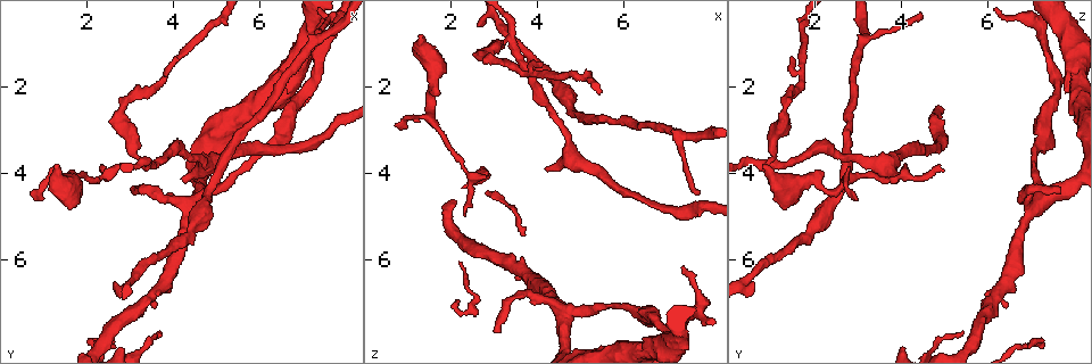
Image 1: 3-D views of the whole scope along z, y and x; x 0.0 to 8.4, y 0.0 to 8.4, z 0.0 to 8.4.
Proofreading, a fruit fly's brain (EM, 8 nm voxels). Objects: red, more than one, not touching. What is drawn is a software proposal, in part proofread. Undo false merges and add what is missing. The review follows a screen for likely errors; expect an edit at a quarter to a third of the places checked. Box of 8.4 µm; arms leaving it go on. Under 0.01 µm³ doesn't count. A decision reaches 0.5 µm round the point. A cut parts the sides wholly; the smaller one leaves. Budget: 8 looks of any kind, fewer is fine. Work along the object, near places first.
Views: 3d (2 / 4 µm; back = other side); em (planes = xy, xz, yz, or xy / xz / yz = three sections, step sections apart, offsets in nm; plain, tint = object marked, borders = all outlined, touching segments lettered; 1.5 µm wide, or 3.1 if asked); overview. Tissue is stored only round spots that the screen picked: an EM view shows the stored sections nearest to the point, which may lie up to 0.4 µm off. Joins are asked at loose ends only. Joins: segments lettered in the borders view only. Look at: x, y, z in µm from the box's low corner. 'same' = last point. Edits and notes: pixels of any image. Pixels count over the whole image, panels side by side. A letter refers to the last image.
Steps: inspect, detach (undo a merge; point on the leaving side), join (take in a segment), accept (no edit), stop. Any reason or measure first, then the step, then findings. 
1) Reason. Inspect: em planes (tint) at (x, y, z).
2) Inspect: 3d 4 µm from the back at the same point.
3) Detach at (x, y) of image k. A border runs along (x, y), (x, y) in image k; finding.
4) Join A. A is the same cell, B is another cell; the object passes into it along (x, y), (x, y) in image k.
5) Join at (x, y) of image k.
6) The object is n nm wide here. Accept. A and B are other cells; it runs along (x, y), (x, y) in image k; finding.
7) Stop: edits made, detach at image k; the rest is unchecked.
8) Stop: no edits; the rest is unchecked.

Sharp bend. Inspect: em planes (borders) at (3.45, 4.55, 6.85).

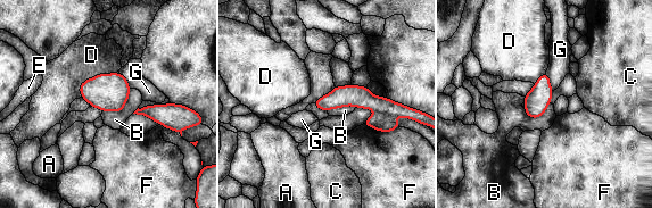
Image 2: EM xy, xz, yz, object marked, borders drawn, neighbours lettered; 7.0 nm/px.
The object is 110 nm wide here. Detach at (360, 97) of image 2. A, B, C, D, E, F and G are other cells; a border runs along (384, 111), (388, 115) in image 2; two neurons meet here.

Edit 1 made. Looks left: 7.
Long arm stops here. Inspect: 3d 4 µm at (2.30, 3.95, 4.95).

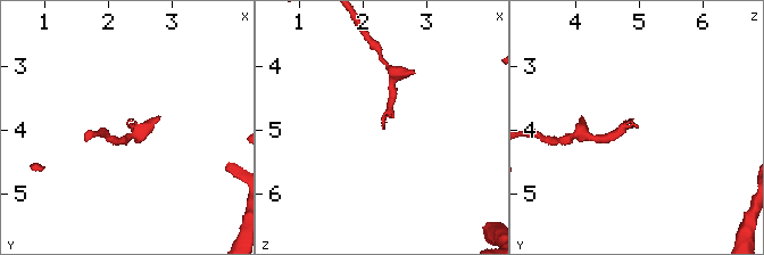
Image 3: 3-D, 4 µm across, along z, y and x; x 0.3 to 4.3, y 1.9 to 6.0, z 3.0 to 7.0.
Inspect: em planes (plain) at (2.30, 3.95, 4.95).

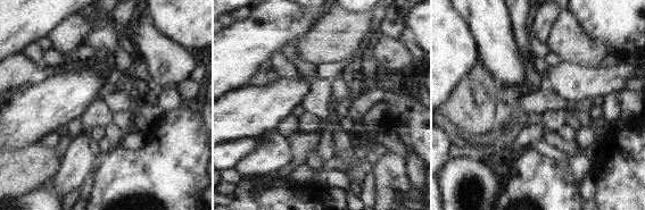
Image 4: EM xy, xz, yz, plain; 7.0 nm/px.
Inspect: em planes (borders) at the same point.

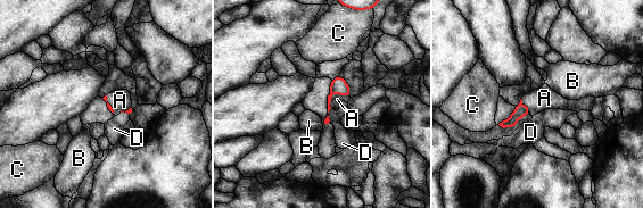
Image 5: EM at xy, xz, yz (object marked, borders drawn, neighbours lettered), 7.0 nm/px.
Join A. A is the same cell, B, C and D are other cells; the object passes into it along (338, 84), (335, 92), (337, 99) in image 5; the neuron continues.

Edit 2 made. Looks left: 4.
An open end. Inspect: 3d 2 µm at (1.25, 3.85, 0.80).

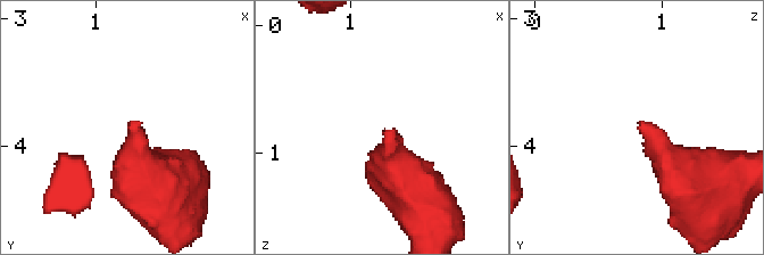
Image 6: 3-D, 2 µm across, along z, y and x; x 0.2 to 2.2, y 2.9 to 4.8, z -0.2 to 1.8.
Inspect: em planes (borders) at (1.28, 3.80, 0.86).

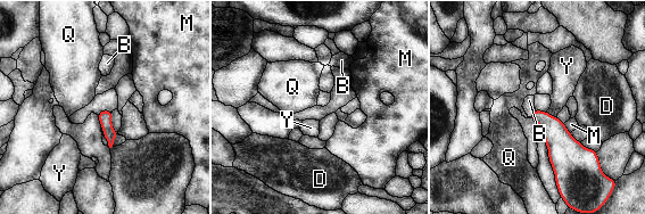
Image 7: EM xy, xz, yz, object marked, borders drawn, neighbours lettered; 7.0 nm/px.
Join B. B is the same cell, D, M, Q and Y are other cells; the object passes into it along (557, 138), (534, 113), (529, 100) in image 7; the neuron continues.

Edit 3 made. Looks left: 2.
See it whole again. Inspect: overview.

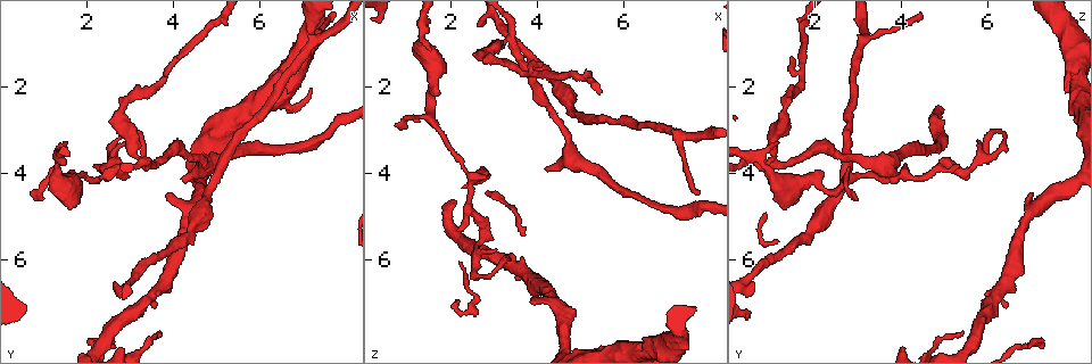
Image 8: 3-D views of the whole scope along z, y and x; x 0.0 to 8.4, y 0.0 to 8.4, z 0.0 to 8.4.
Abrupt turn. Inspect: em planes (borders) at (3.40, 3.80, 1.05).

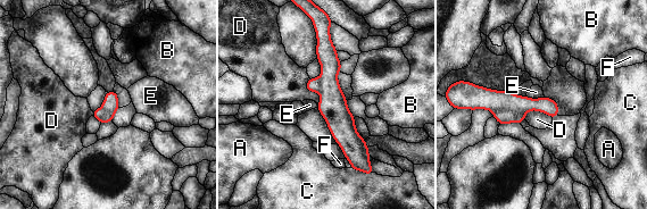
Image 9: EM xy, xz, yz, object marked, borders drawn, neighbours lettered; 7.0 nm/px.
Detach at (503, 117) of image 9. A, B, C, D, E and F are other cells; a border runs along (494, 113), (511, 110), (524, 115) in image 9; a second neuron is stuck on.

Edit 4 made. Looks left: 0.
Stop: edits made, detach at image 2, join at image 5, join at image 7, detach at image 9; the rest is unchecked.

